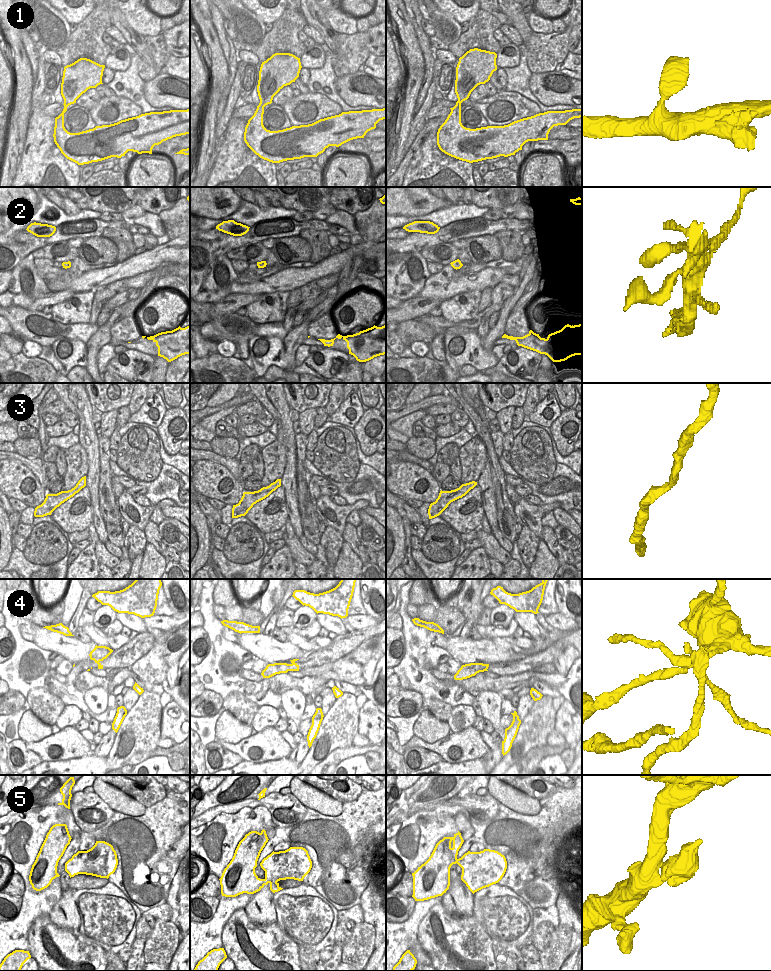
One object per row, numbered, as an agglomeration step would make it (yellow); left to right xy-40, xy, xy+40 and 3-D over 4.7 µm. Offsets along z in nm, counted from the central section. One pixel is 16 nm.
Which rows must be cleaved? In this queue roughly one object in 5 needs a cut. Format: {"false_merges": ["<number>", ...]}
{"false_merges": ["4"]}

